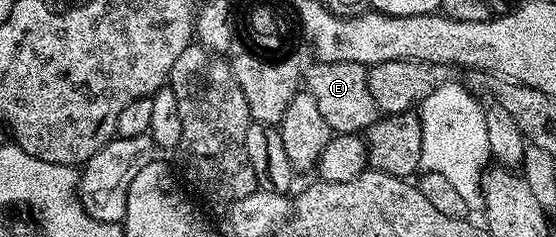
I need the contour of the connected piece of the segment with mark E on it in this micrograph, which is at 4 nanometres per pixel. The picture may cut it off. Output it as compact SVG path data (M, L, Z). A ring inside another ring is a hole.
M312 62L302 76L303 87L318 102L318 111L336 134L363 133L378 118L374 97L370 95L368 68L358 62Z

